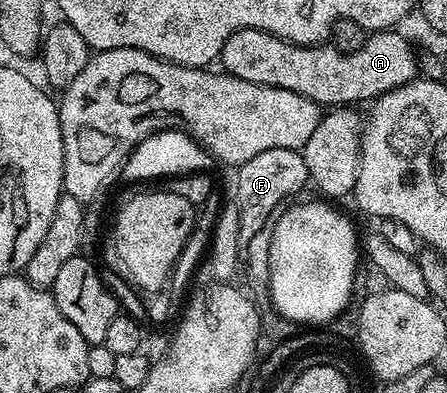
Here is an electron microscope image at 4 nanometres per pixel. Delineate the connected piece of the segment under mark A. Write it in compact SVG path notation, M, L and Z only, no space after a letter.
M243 29L234 31L234 35L230 35L230 39L226 39L218 61L219 64L224 64L221 65L223 72L238 79L246 79L246 83L258 83L294 91L321 107L352 107L357 104L355 101L368 103L381 97L383 93L389 93L406 83L417 80L418 77L416 53L412 50L411 43L400 34L400 31L373 32L371 35L365 36L364 42L357 50L344 52L332 43L295 45L282 40L281 37L270 35L266 31Z

